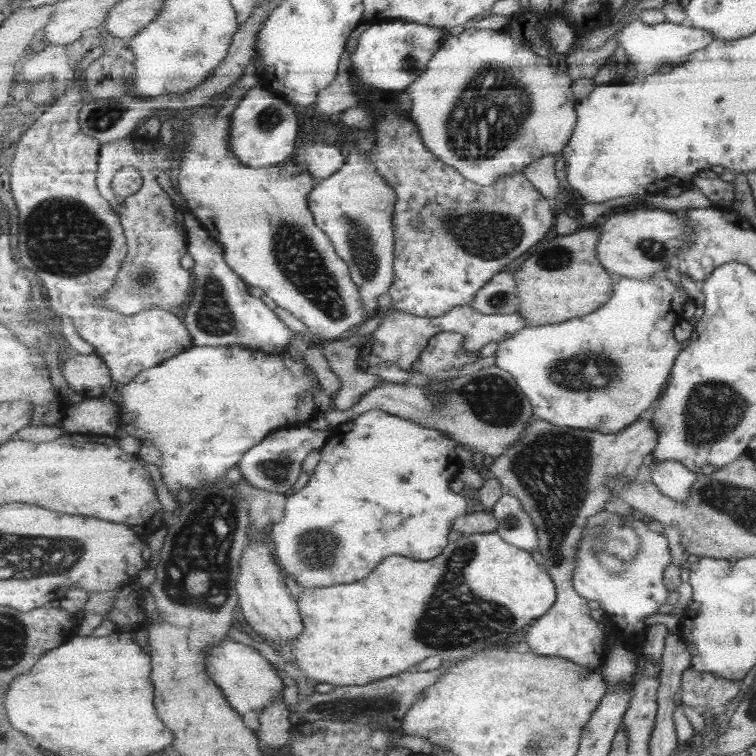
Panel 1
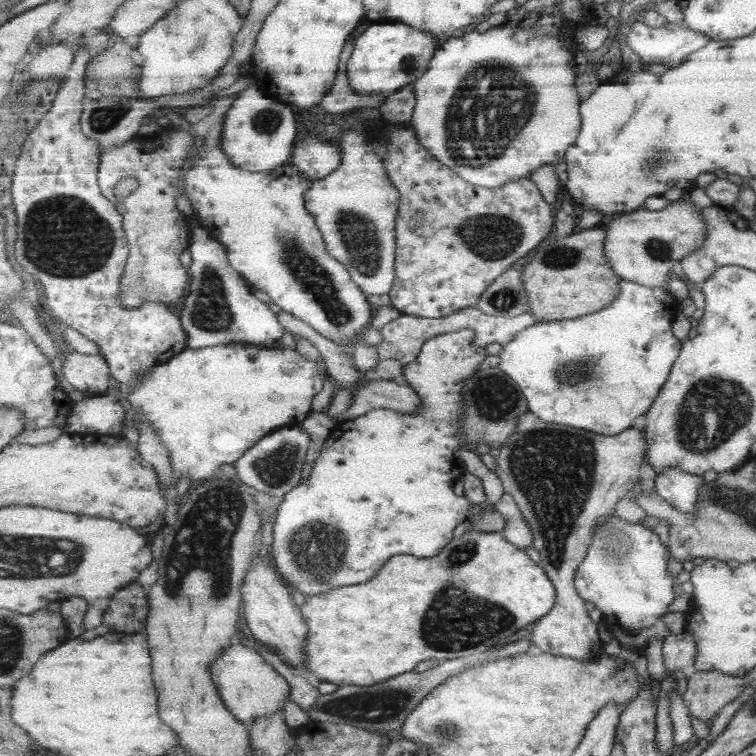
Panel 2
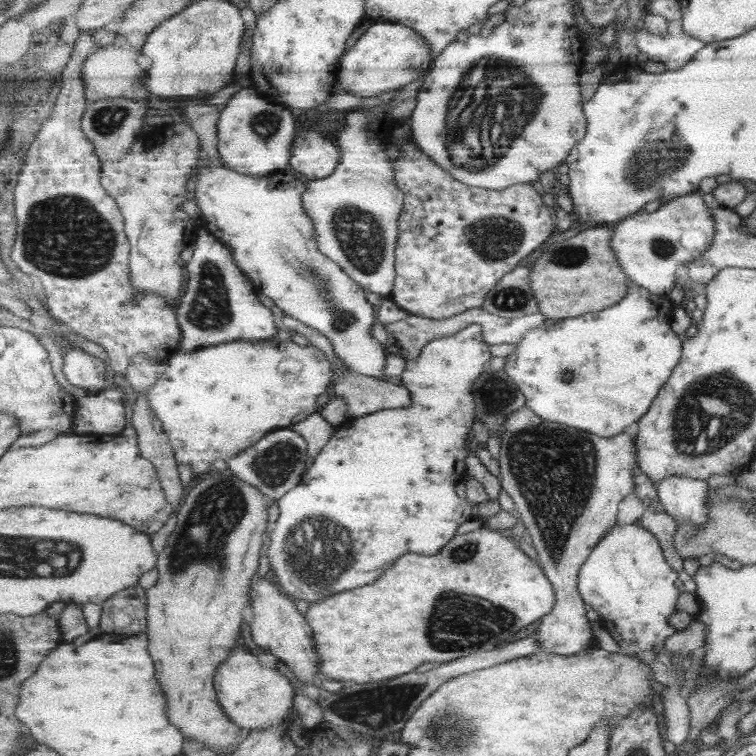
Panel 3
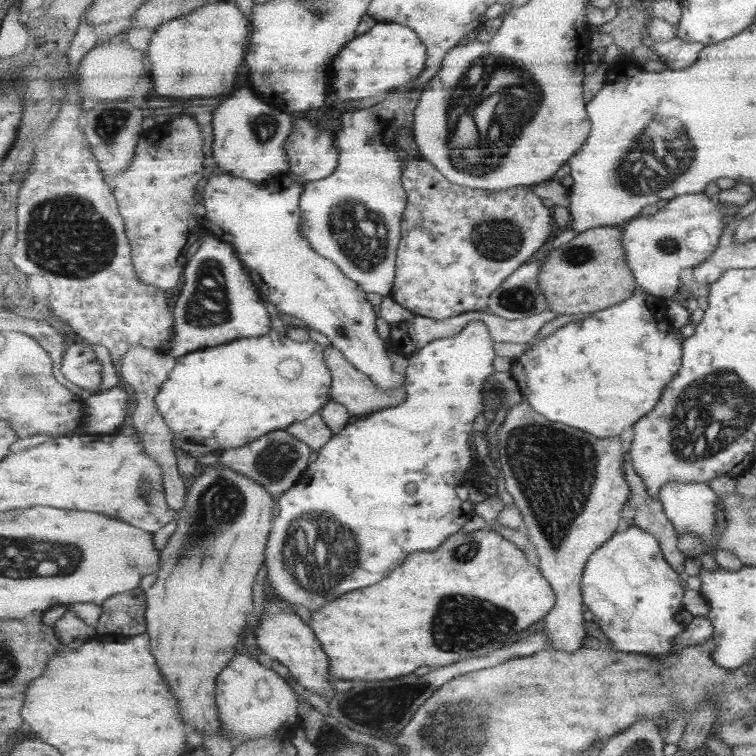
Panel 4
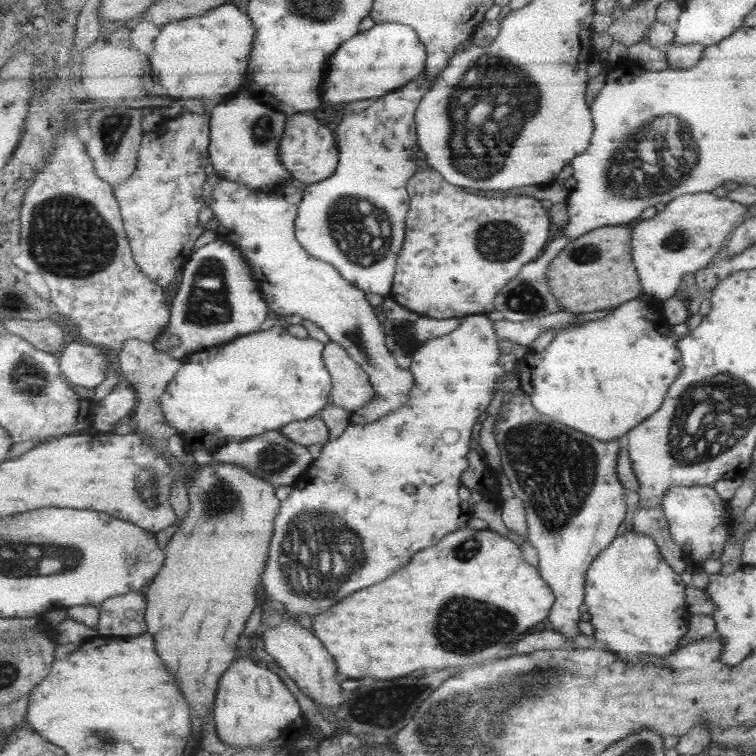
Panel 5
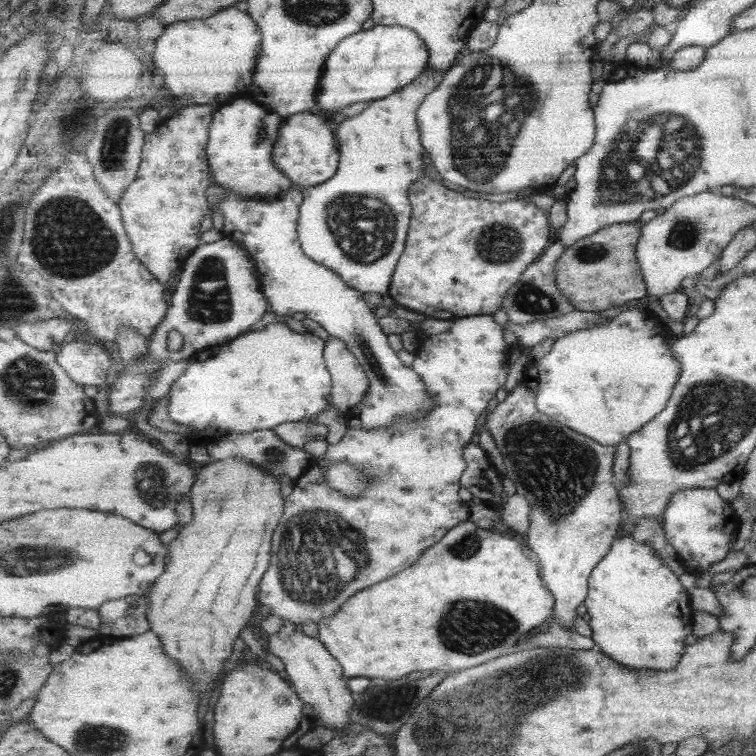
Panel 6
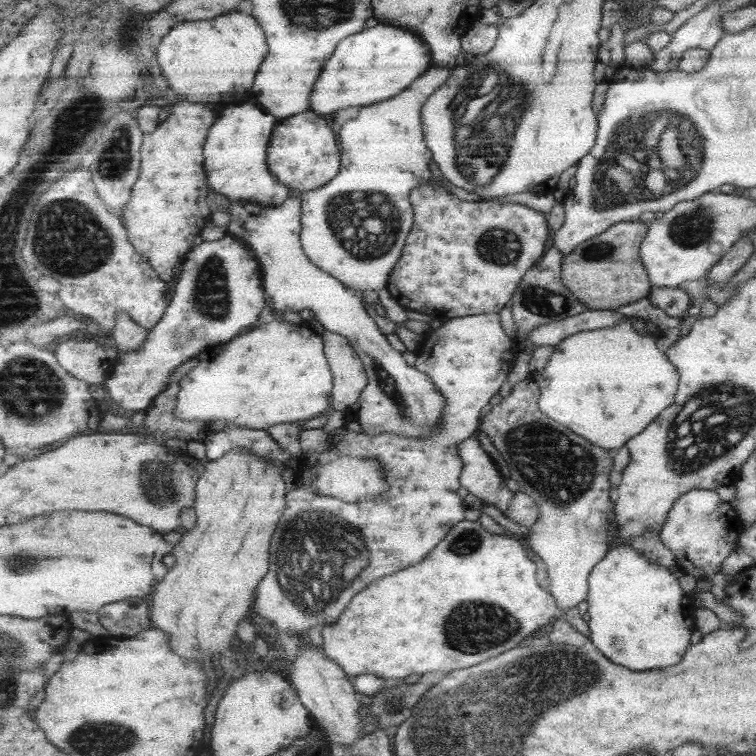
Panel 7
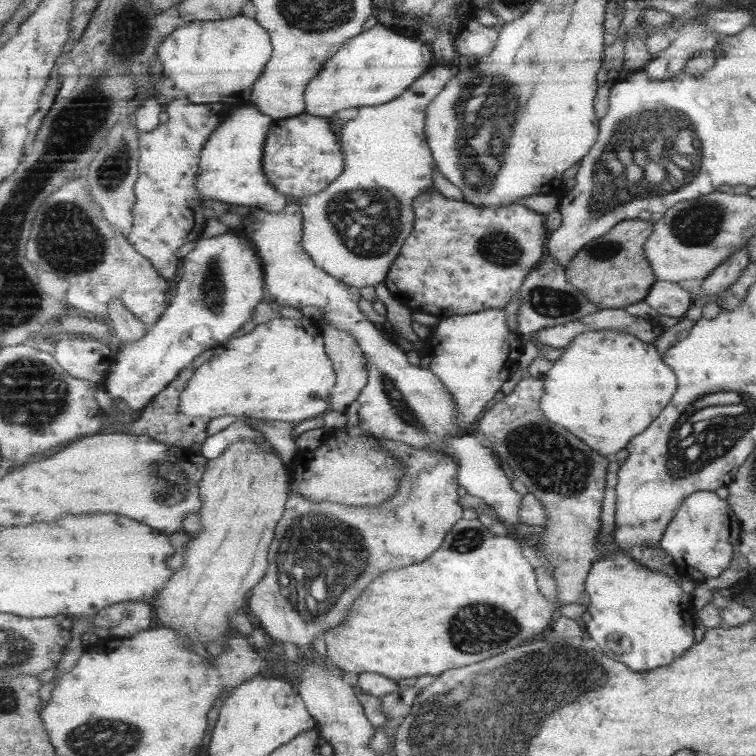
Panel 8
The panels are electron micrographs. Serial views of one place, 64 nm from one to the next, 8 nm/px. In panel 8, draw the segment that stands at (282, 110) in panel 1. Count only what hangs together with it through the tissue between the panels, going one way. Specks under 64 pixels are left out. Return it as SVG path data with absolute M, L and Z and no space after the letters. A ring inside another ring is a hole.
M251 103L229 110L229 116L209 137L201 156L197 189L205 200L215 199L272 213L283 212L290 200L269 181L264 169L265 144L273 121L273 117L263 114Z

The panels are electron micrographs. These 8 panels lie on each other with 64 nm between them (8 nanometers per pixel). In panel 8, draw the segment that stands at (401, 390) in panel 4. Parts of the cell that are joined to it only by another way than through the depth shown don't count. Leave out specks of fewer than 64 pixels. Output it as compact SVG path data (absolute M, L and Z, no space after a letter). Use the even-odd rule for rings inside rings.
M321 322L319 327L337 372L337 384L332 392L329 410L344 413L367 386L367 358L353 334L339 330L331 322Z

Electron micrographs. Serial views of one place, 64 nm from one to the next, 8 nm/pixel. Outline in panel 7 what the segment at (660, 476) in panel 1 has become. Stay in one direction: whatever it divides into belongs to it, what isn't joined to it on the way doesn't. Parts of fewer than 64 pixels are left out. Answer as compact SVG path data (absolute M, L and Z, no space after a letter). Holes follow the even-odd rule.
M693 489L681 494L671 507L667 515L667 521L663 528L658 531L659 539L671 550L676 563L685 569L685 573L696 578L710 578L719 572L718 567L736 546L736 538L741 532L741 524L733 507L728 502L718 498L714 490Z

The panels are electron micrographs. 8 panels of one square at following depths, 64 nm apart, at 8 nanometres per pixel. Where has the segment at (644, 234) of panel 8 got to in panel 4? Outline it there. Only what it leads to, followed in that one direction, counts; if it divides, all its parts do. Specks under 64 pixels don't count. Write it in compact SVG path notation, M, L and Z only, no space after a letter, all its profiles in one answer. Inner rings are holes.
M597 227L551 249L537 275L539 289L547 296L551 311L561 315L596 313L633 296L636 280L626 261L621 236L621 227Z

